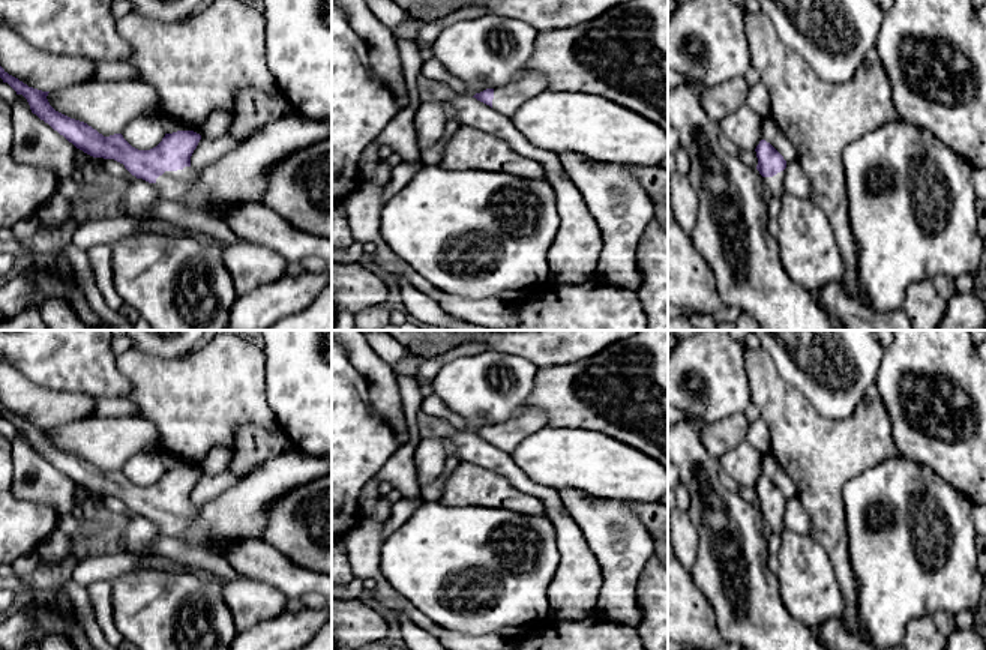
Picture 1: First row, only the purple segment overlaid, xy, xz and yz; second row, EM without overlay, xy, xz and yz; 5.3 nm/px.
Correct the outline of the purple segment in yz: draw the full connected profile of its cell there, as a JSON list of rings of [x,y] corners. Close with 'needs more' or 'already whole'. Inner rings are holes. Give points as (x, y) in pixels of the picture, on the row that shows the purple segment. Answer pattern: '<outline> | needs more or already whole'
[[[761,140],[755,149],[758,165],[756,170],[764,177],[765,189],[770,198],[780,198],[785,194],[783,177],[786,161],[765,140]]] | needs more

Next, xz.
[[[524,72],[516,83],[498,89],[486,89],[473,98],[489,105],[497,113],[507,117],[513,116],[518,108],[536,95],[549,90],[548,81],[537,72]]] | needs more

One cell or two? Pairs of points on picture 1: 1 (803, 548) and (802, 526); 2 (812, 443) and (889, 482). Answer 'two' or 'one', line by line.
1: two
2: two

